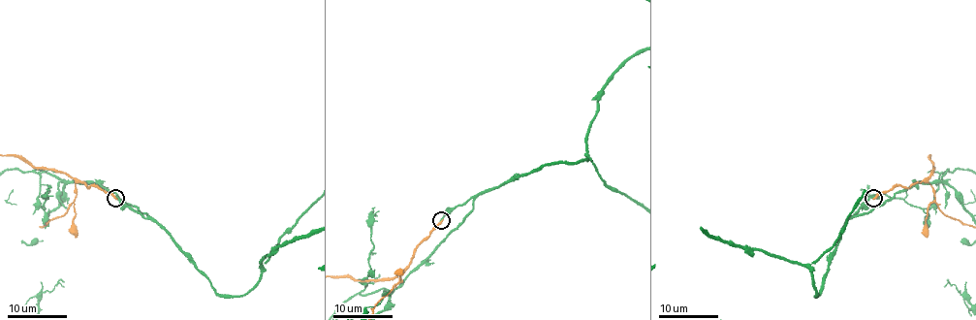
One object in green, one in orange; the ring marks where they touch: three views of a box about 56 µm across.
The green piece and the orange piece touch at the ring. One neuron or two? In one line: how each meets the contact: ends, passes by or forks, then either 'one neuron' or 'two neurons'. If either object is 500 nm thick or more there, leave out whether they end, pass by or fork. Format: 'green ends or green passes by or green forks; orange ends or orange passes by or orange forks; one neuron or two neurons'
green ends; orange ends; two neurons

